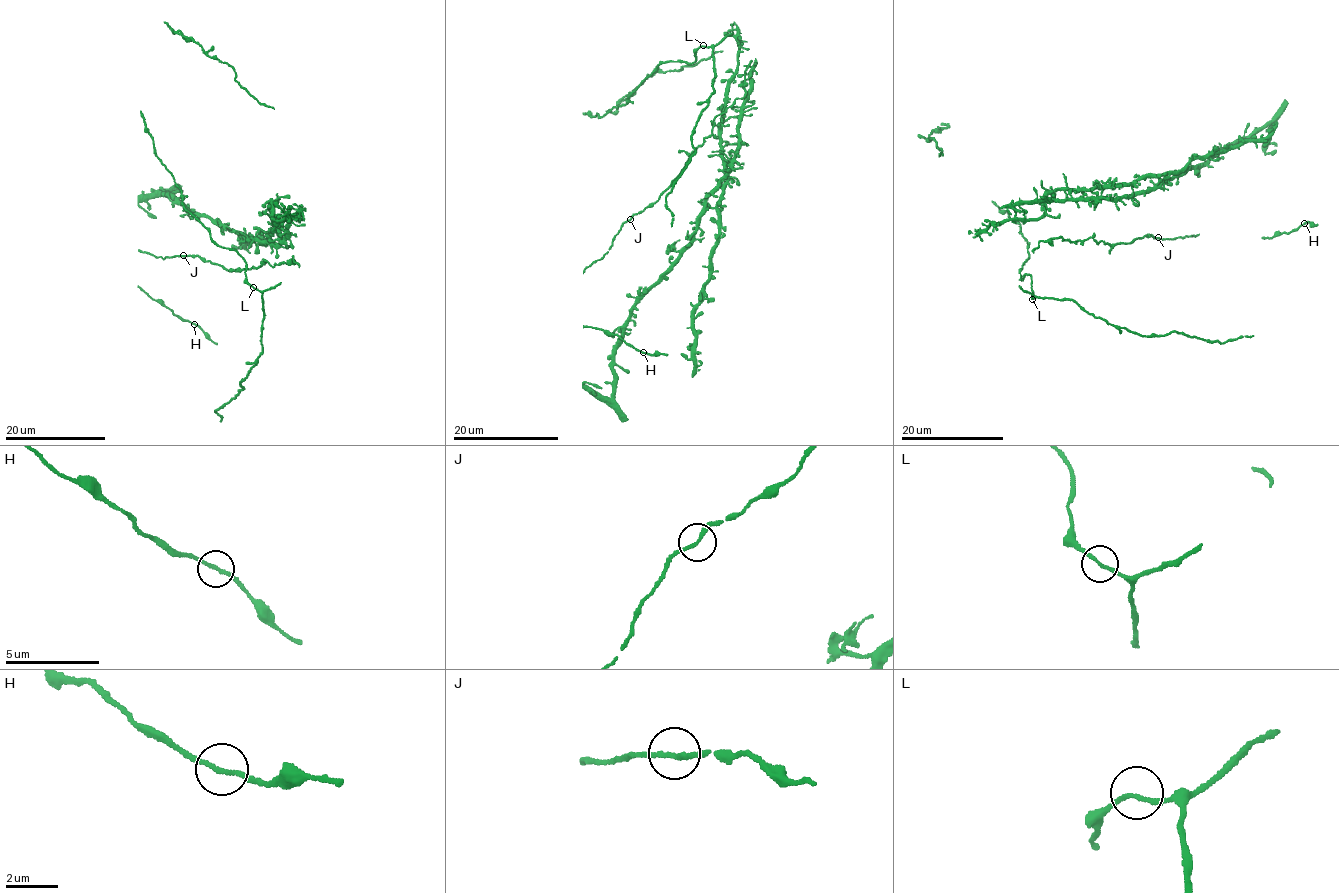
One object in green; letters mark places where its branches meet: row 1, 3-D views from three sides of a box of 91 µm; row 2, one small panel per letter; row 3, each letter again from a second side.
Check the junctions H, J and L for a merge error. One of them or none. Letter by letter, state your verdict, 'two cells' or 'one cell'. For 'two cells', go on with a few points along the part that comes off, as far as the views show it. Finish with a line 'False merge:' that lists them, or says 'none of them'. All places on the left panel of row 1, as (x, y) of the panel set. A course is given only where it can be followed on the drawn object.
H: one cell
J: one cell
L: one cell
False merge: none of them

